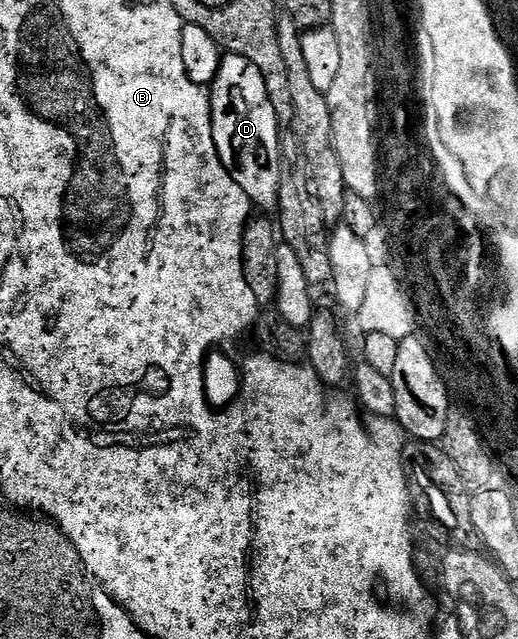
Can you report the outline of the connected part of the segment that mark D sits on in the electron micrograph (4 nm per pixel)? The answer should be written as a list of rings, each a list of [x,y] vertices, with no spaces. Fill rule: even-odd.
[[[225,53],[220,60],[216,78],[210,87],[212,99],[212,135],[214,148],[234,184],[246,192],[253,207],[260,212],[272,212],[279,207],[280,132],[274,104],[266,92],[266,80],[250,60]]]

